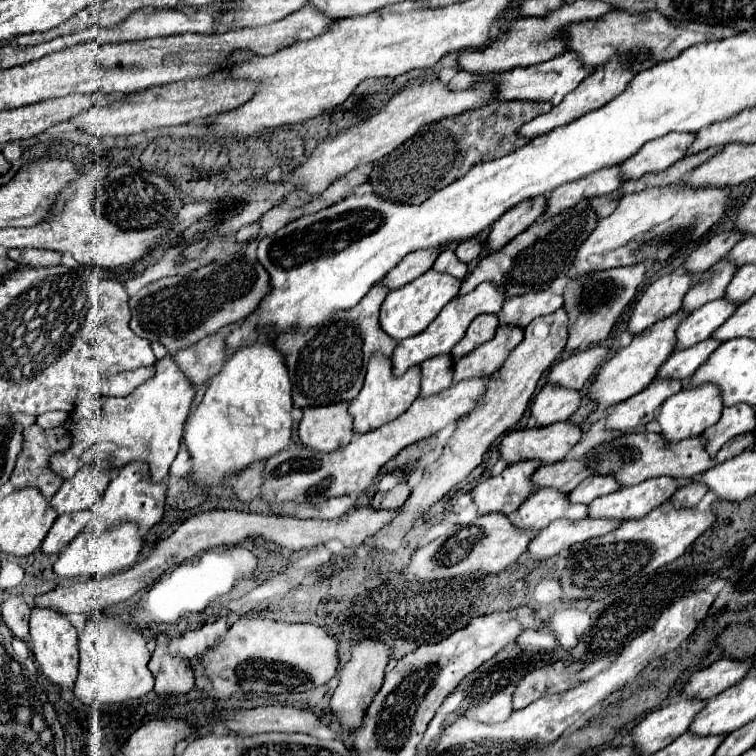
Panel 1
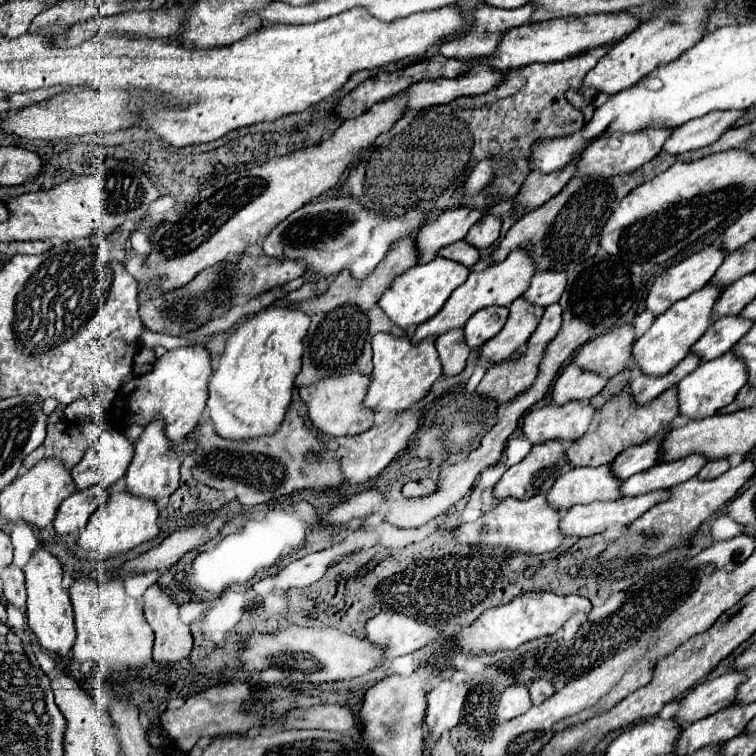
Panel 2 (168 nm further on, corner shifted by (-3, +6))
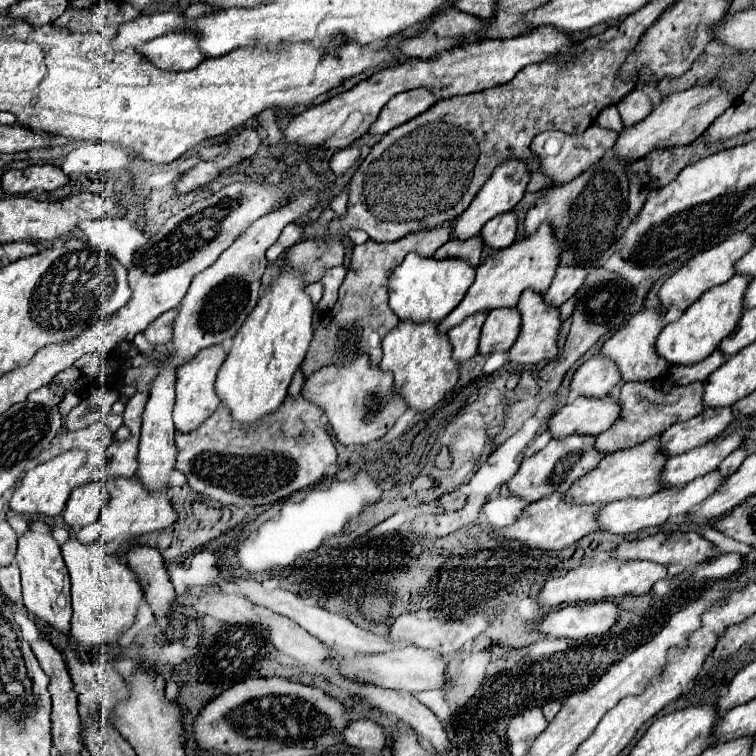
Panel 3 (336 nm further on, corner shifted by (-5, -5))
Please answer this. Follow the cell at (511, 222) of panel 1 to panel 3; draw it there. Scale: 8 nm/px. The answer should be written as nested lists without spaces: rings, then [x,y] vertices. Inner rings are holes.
[[[592,124],[584,134],[566,134],[566,132],[544,132],[532,140],[530,150],[540,158],[540,170],[544,176],[552,180],[552,186],[568,184],[574,178],[578,178],[584,170],[588,170],[592,164],[596,164],[608,148],[612,148],[612,142],[616,142],[618,132],[604,130],[596,124]]]

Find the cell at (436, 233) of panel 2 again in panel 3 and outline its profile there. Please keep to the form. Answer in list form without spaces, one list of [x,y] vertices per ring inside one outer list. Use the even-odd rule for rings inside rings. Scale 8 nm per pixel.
[[[508,160],[508,164],[502,164],[500,168],[496,168],[496,172],[490,176],[490,180],[484,184],[484,188],[476,194],[476,198],[464,210],[464,214],[458,216],[452,222],[452,238],[456,238],[456,240],[468,240],[472,236],[478,236],[480,230],[482,230],[482,226],[488,220],[492,220],[498,214],[510,212],[520,202],[520,198],[524,196],[526,184],[528,184],[528,168],[526,168],[524,162],[520,162],[520,160]]]

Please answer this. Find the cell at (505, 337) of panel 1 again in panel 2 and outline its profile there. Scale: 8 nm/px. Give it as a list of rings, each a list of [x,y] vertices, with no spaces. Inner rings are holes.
[[[524,297],[514,299],[504,329],[480,347],[480,355],[488,357],[494,363],[500,363],[510,357],[520,345],[530,339],[542,319],[542,313],[544,309],[540,305],[530,305]]]

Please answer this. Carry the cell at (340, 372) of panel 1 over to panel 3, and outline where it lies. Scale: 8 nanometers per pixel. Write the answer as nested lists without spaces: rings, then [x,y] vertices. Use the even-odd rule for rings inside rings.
[[[446,224],[444,228],[434,228],[432,232],[414,232],[412,236],[404,236],[404,240],[388,242],[388,244],[376,244],[374,240],[368,240],[366,244],[354,246],[350,256],[348,274],[340,286],[338,302],[332,310],[324,314],[320,324],[314,330],[314,340],[310,344],[308,356],[302,364],[302,374],[308,378],[314,372],[318,372],[324,366],[336,364],[352,364],[352,358],[356,356],[368,356],[370,364],[380,364],[382,360],[382,338],[398,326],[398,316],[388,308],[386,298],[386,284],[392,270],[404,260],[408,252],[416,252],[424,258],[434,256],[434,252],[450,240],[452,224]]]

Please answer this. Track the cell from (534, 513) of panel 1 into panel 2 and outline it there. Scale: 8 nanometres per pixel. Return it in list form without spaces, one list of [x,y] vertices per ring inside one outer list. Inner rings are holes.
[[[612,463],[600,467],[572,467],[570,471],[562,473],[548,493],[550,505],[566,511],[580,503],[614,501],[622,497],[622,493],[618,493],[622,481],[614,477],[610,465]]]

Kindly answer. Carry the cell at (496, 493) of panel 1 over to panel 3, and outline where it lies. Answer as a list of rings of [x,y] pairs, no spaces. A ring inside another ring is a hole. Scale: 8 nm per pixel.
[[[572,434],[564,440],[550,440],[546,448],[536,452],[530,458],[524,458],[520,464],[520,470],[512,476],[508,482],[508,490],[512,496],[518,496],[526,500],[528,504],[542,500],[544,496],[552,496],[554,492],[568,492],[572,482],[576,482],[580,476],[588,474],[596,464],[604,458],[604,454],[594,450],[594,438],[590,436],[578,436]]]

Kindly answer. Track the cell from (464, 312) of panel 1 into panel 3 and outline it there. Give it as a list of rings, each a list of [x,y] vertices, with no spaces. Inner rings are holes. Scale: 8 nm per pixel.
[[[538,228],[538,232],[530,238],[522,238],[520,242],[498,250],[494,256],[490,256],[484,264],[476,268],[476,280],[466,292],[464,300],[438,324],[440,332],[452,330],[456,324],[462,324],[468,316],[484,310],[494,310],[494,308],[516,308],[518,298],[524,290],[534,290],[536,294],[542,294],[548,290],[552,276],[558,268],[556,264],[556,238],[552,236],[552,228]]]

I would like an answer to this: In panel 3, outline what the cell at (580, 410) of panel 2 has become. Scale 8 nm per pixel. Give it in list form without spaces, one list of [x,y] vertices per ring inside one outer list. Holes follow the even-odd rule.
[[[610,396],[592,400],[592,398],[576,398],[574,402],[558,408],[548,418],[548,430],[552,438],[566,438],[572,434],[582,436],[598,436],[610,428],[616,420],[620,406]]]

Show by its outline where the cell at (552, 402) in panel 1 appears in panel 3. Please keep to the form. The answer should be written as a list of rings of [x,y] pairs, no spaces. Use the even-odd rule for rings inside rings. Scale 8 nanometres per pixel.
[[[592,356],[586,360],[572,376],[570,392],[576,396],[590,396],[600,398],[608,396],[608,392],[620,382],[620,372],[616,372],[616,366],[610,360],[604,360],[602,356]]]

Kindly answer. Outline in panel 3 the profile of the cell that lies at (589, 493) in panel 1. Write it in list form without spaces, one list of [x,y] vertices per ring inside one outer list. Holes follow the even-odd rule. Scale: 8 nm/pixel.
[[[720,408],[720,412],[702,412],[686,422],[672,424],[662,434],[660,448],[668,458],[684,454],[718,436],[732,420],[734,416],[730,408]]]

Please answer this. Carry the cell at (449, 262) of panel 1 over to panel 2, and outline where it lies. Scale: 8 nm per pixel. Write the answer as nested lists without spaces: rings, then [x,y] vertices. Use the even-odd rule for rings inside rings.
[[[462,239],[462,241],[456,241],[456,243],[448,245],[448,247],[442,247],[442,249],[438,251],[438,255],[446,257],[446,259],[452,259],[452,261],[458,261],[458,263],[462,263],[462,265],[466,265],[466,267],[472,267],[472,265],[480,259],[478,249],[474,249],[474,247],[472,247],[470,243],[466,243],[464,239]]]

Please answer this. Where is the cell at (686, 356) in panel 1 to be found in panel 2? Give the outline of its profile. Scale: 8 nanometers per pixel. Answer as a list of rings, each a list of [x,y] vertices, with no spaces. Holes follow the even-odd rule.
[[[726,315],[714,321],[714,325],[702,335],[702,339],[692,347],[692,353],[698,353],[702,361],[712,361],[726,351],[730,351],[754,325],[754,321],[740,315]]]

